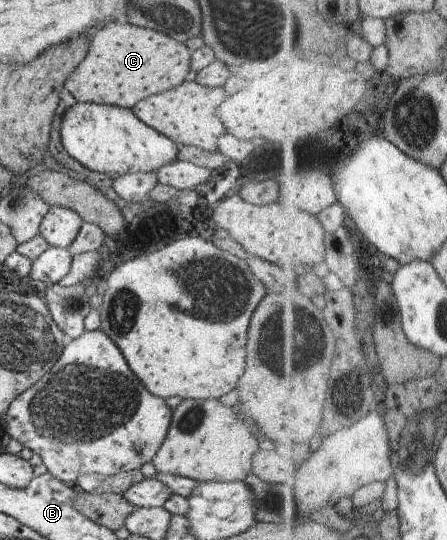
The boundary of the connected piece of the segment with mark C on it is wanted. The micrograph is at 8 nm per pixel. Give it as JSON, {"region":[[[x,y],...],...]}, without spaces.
{"region":[[[109,23],[95,35],[87,57],[65,81],[64,88],[78,102],[132,109],[138,101],[185,82],[190,71],[191,53],[185,43],[175,41],[161,31],[133,27],[129,23]]]}

